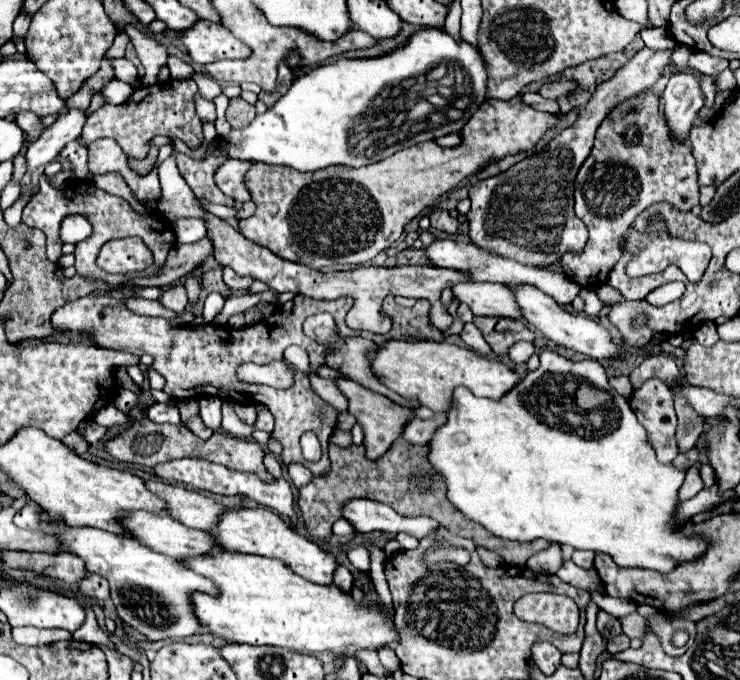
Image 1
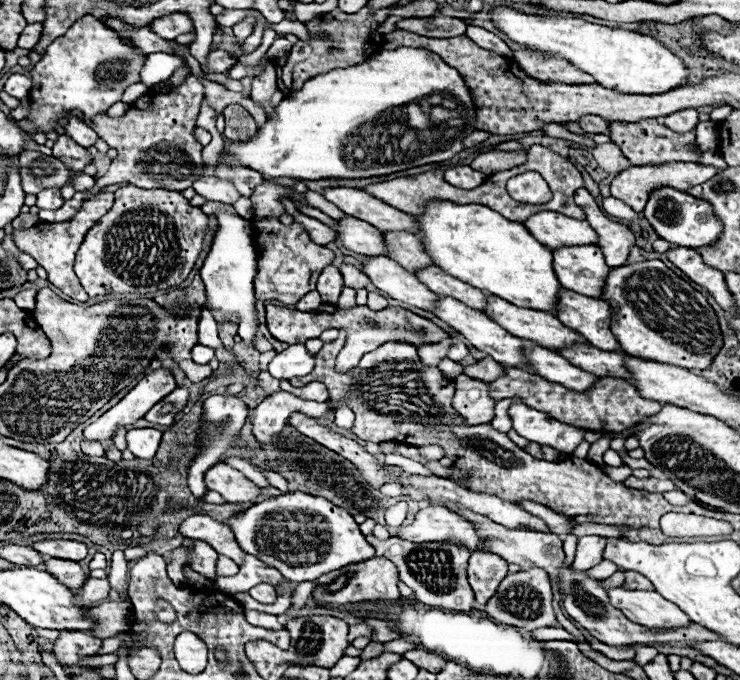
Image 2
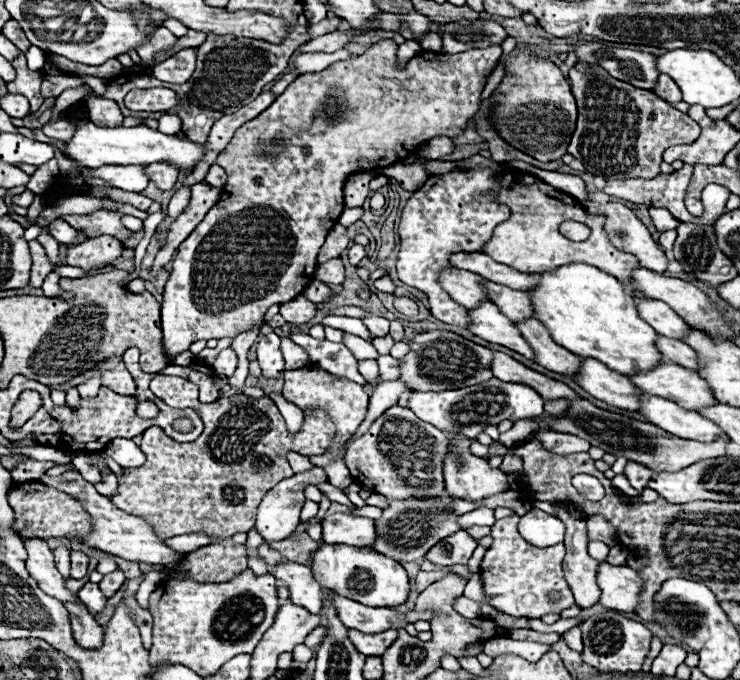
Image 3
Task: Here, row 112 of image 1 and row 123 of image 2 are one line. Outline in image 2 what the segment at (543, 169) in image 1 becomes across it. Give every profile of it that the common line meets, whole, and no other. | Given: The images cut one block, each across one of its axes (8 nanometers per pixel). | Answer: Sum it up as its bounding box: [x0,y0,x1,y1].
[578,114,608,134]

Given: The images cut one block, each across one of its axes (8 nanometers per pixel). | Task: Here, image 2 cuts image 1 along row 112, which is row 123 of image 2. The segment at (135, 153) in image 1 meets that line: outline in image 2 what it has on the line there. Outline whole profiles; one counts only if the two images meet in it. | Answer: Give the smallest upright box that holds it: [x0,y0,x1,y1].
[92,76,202,192]

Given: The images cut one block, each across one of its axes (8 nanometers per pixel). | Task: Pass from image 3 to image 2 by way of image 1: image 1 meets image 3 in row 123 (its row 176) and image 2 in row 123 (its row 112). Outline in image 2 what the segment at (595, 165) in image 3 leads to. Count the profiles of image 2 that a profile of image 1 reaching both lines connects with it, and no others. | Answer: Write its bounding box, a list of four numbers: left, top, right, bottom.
[610,118,700,166]

